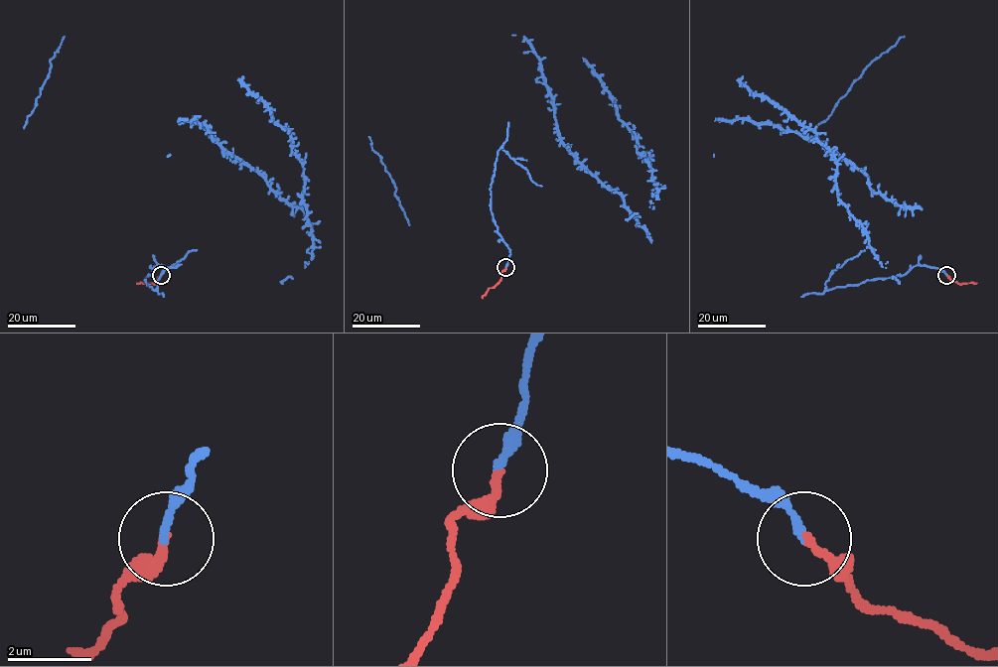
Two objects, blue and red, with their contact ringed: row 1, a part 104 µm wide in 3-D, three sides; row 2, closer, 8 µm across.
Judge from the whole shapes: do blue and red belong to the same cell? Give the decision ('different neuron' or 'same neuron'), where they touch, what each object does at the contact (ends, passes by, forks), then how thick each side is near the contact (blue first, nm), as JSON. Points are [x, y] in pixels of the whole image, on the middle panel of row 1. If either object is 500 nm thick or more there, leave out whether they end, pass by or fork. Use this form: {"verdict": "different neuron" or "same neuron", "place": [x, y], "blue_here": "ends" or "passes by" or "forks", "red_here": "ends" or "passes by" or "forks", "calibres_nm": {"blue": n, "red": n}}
{"verdict": "same neuron", "place": [505, 267], "blue_here": "ends", "red_here": "ends", "calibres_nm": {"blue": 190, "red": 200}}

